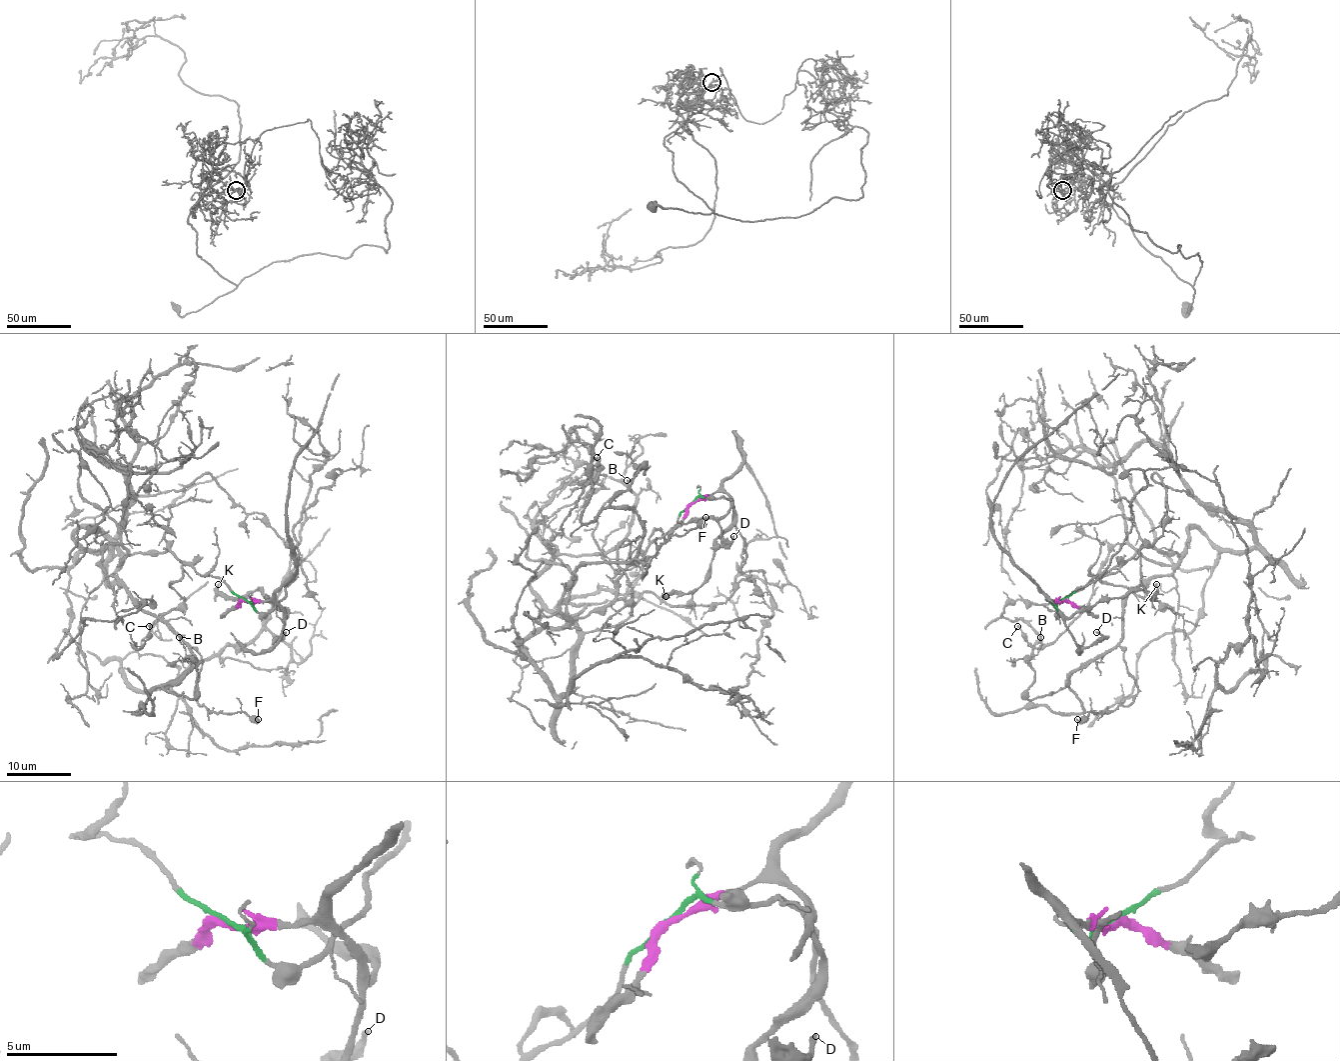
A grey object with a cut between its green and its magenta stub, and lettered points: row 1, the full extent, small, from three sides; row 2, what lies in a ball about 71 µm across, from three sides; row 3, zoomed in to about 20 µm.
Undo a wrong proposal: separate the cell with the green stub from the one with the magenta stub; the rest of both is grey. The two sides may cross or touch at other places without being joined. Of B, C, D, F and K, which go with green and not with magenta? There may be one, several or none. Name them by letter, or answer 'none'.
B, C, F

